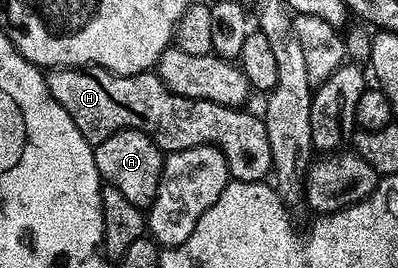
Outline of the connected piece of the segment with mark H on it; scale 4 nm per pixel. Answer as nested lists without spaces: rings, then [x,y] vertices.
[[[65,66],[47,69],[44,72],[44,81],[58,106],[62,106],[62,110],[66,110],[70,118],[74,118],[74,126],[78,126],[82,138],[86,138],[86,142],[93,146],[110,138],[110,134],[118,130],[133,128],[146,133],[160,147],[161,152],[167,154],[205,143],[204,131],[224,132],[224,137],[218,140],[218,147],[224,153],[228,174],[232,180],[245,180],[247,184],[254,184],[263,181],[273,171],[267,126],[259,115],[244,112],[248,110],[240,108],[227,108],[209,100],[195,100],[182,94],[174,94],[160,81],[155,71],[139,72],[133,76],[117,76],[114,72],[107,72],[104,68],[95,66]]]

